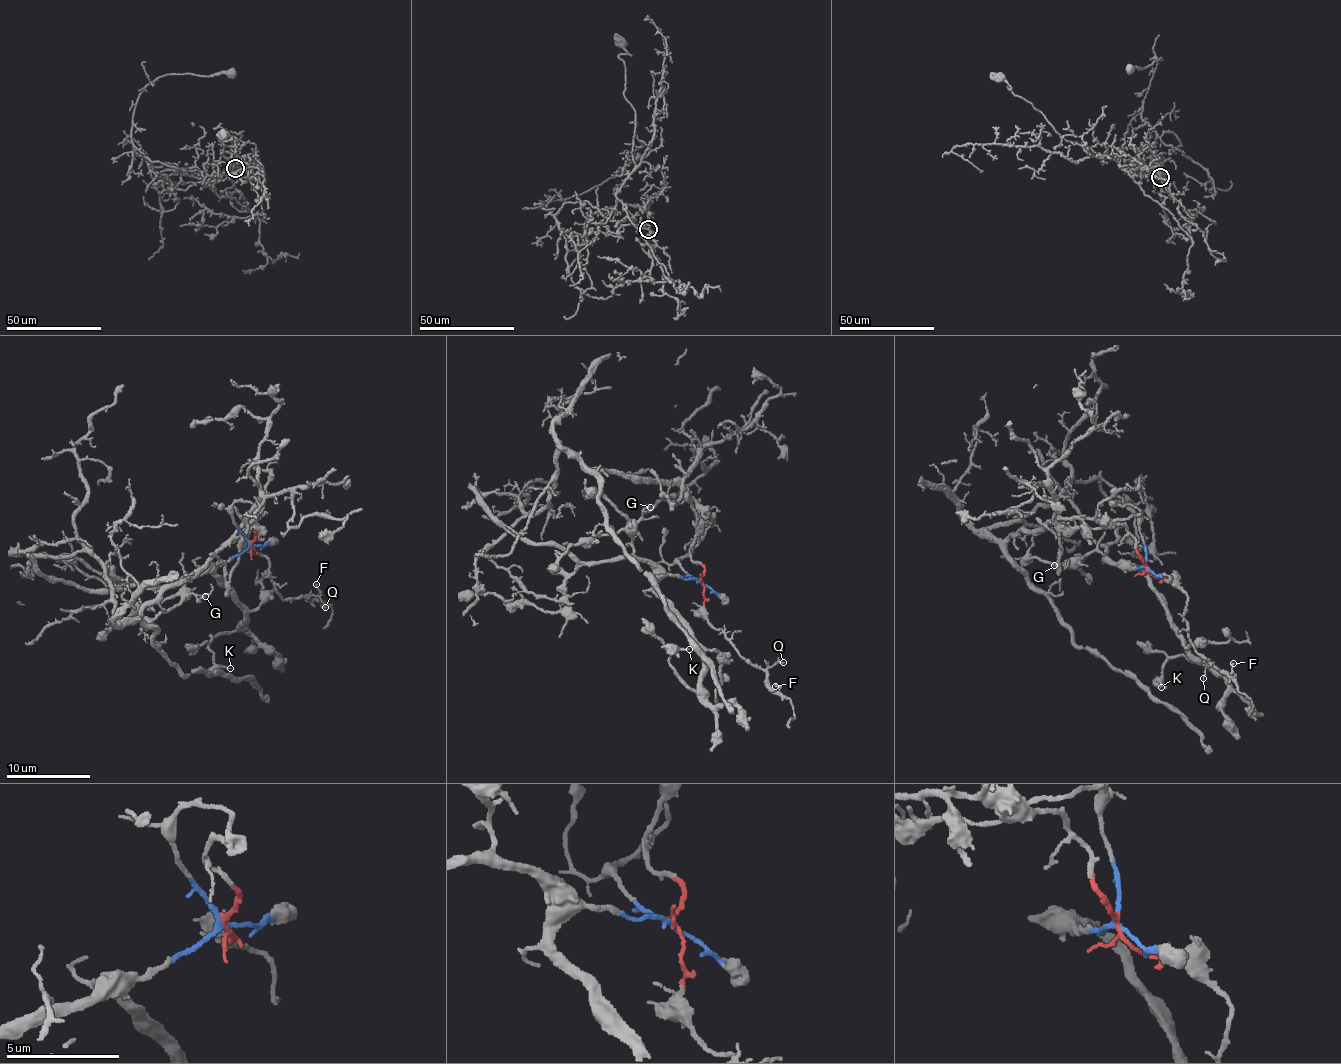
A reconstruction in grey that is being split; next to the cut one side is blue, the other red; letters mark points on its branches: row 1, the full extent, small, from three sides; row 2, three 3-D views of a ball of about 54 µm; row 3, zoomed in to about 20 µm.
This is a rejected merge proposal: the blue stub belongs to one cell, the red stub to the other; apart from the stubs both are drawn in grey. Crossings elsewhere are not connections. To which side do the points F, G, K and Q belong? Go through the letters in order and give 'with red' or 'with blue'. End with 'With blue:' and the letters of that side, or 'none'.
F: with red
G: with blue
K: with blue
Q: with red
With blue: G, K

